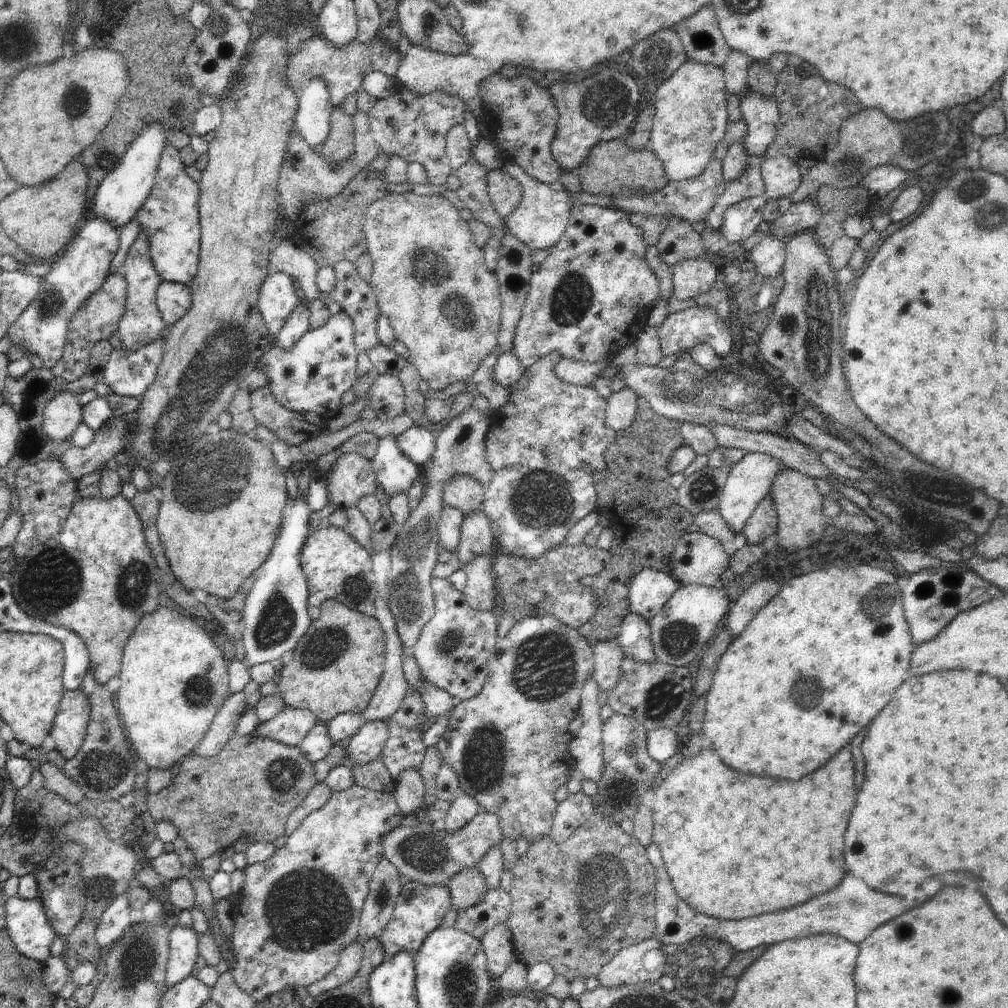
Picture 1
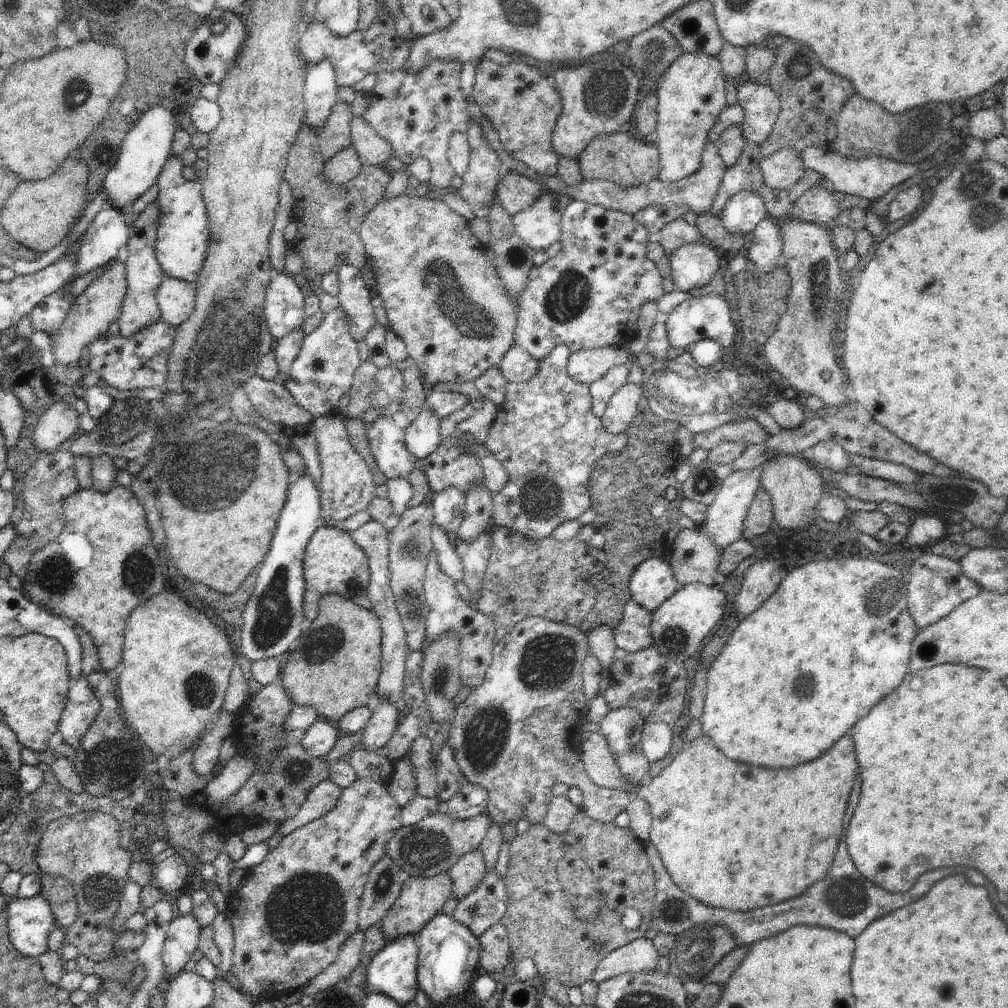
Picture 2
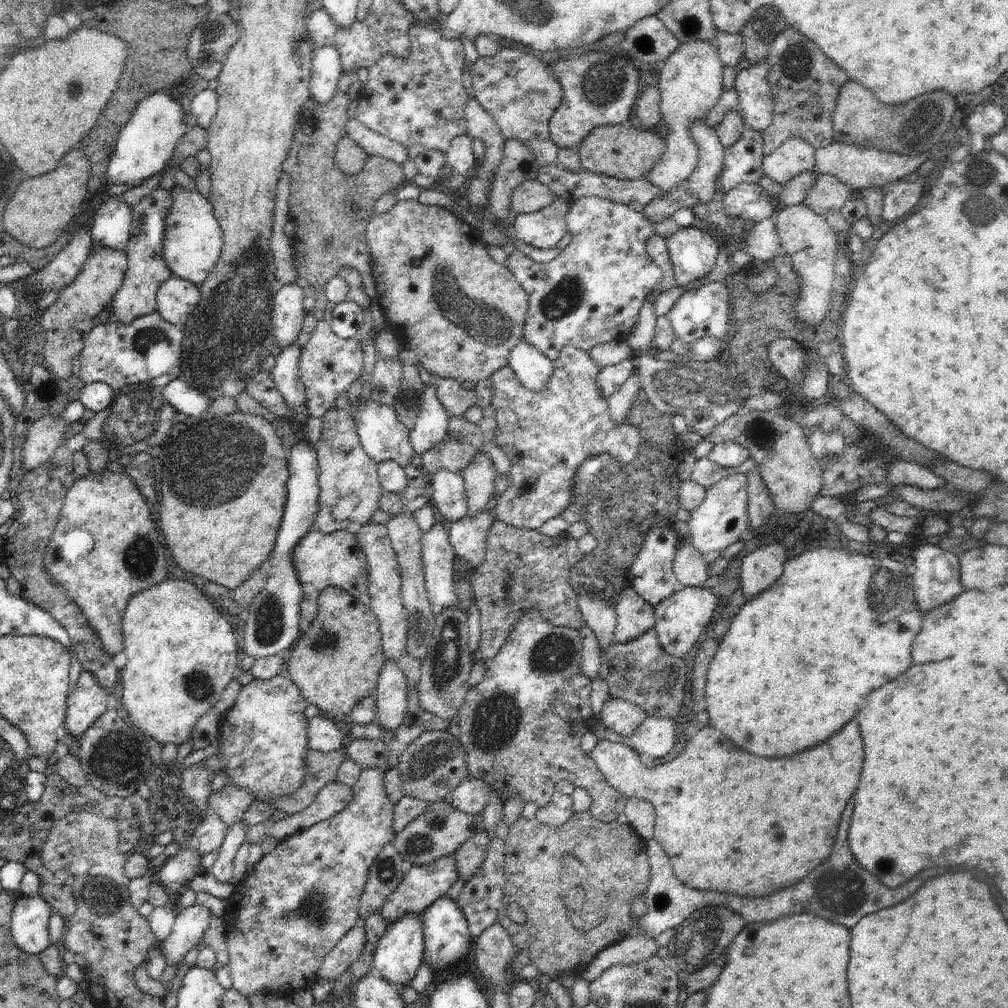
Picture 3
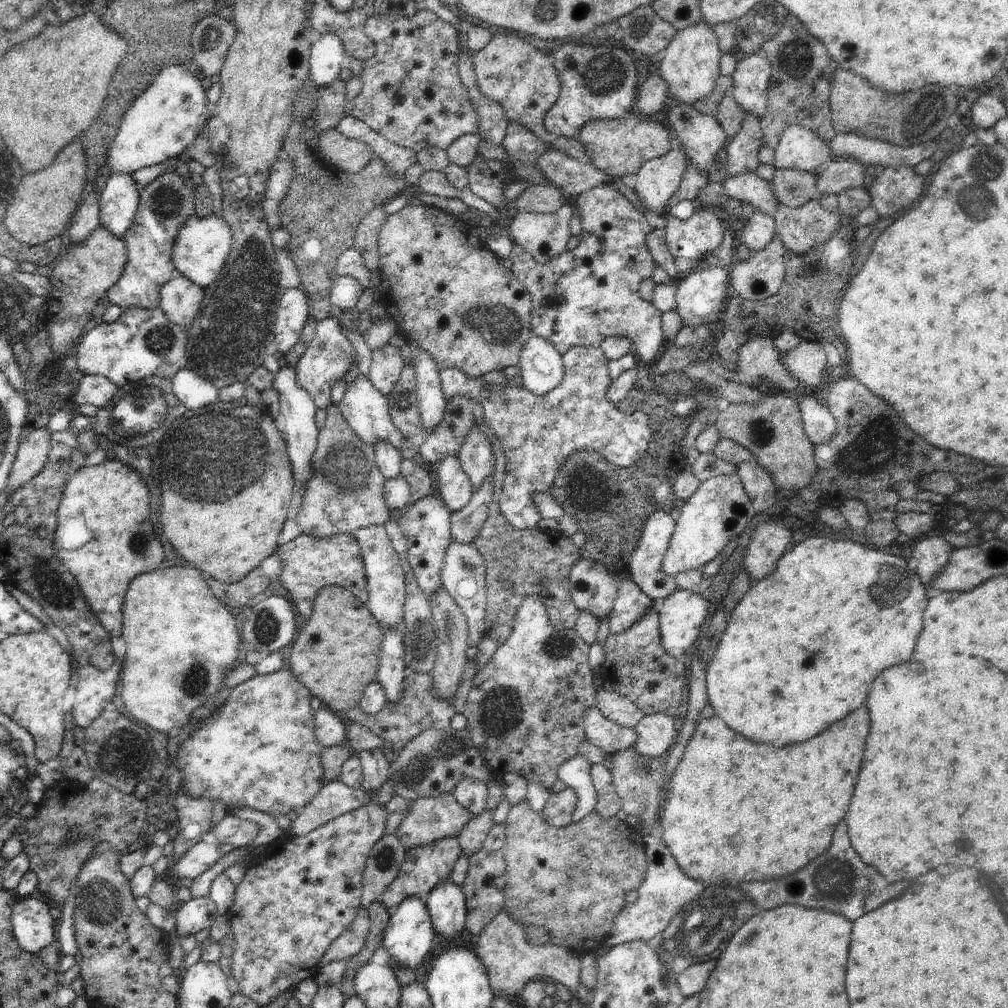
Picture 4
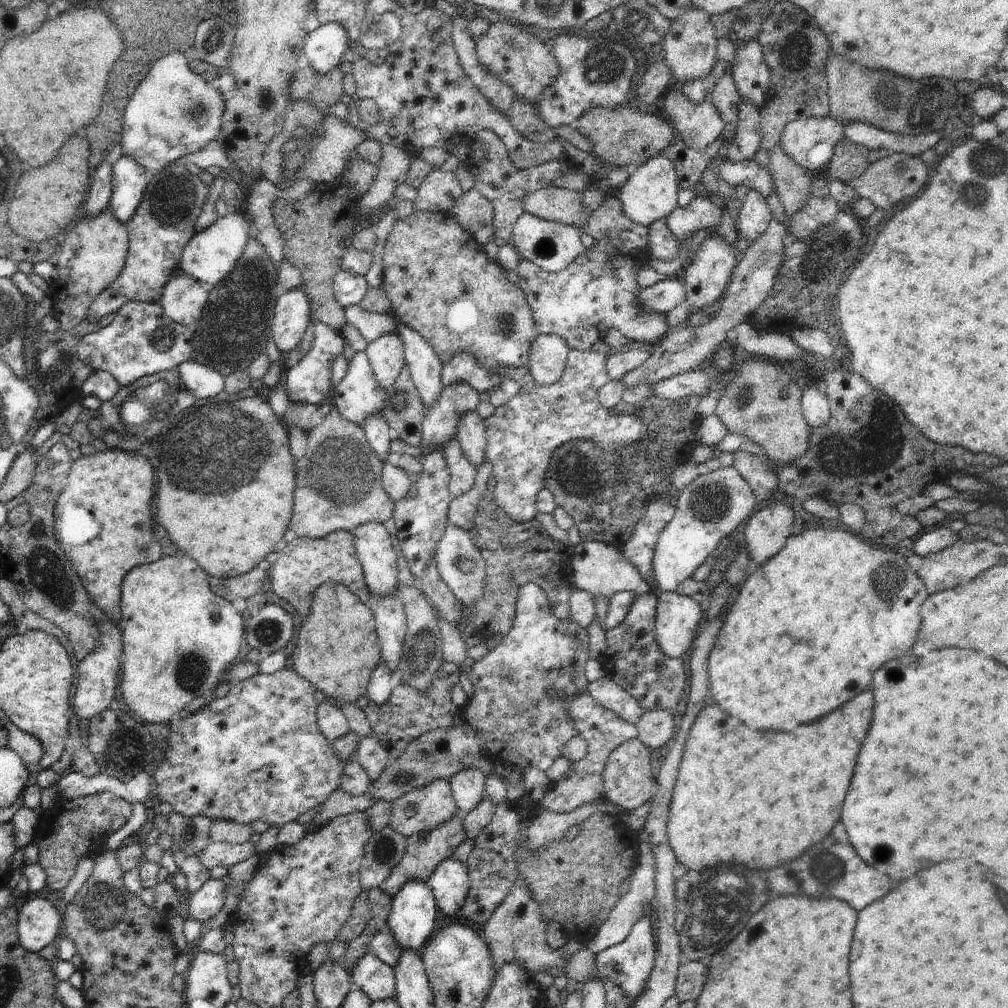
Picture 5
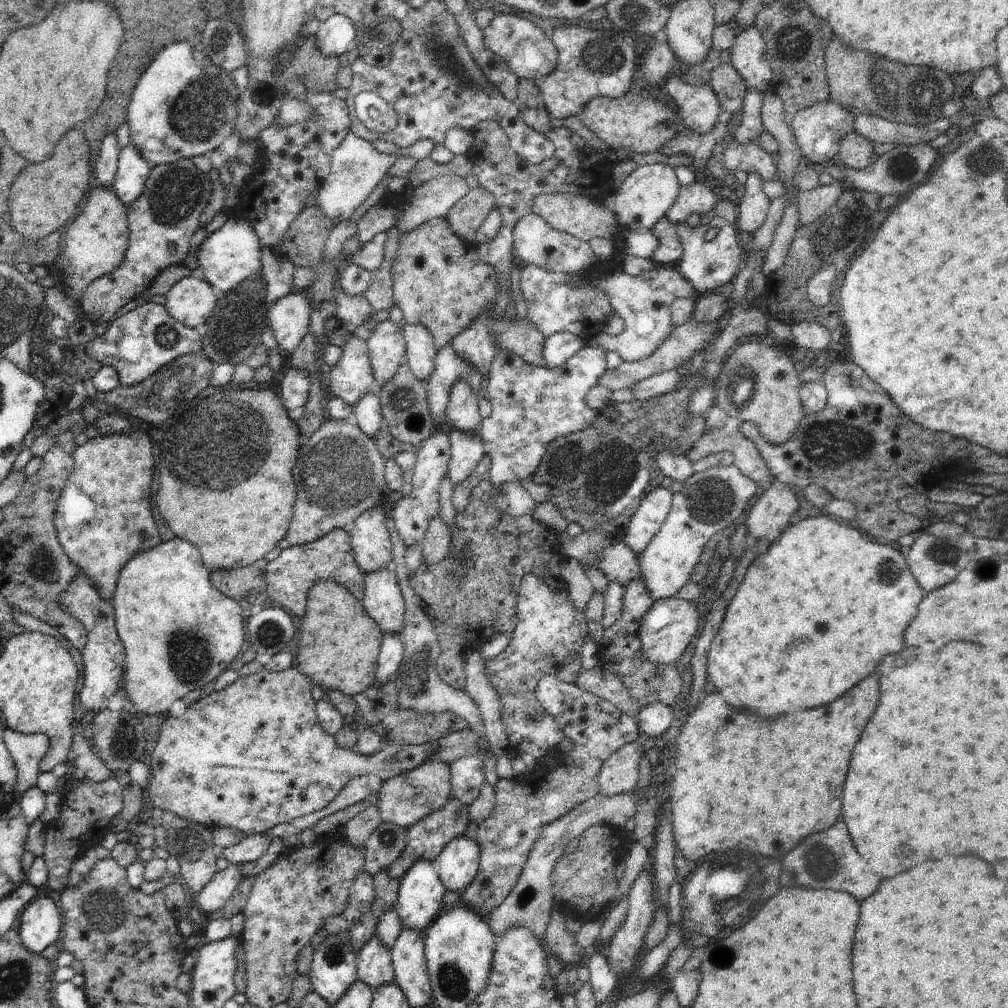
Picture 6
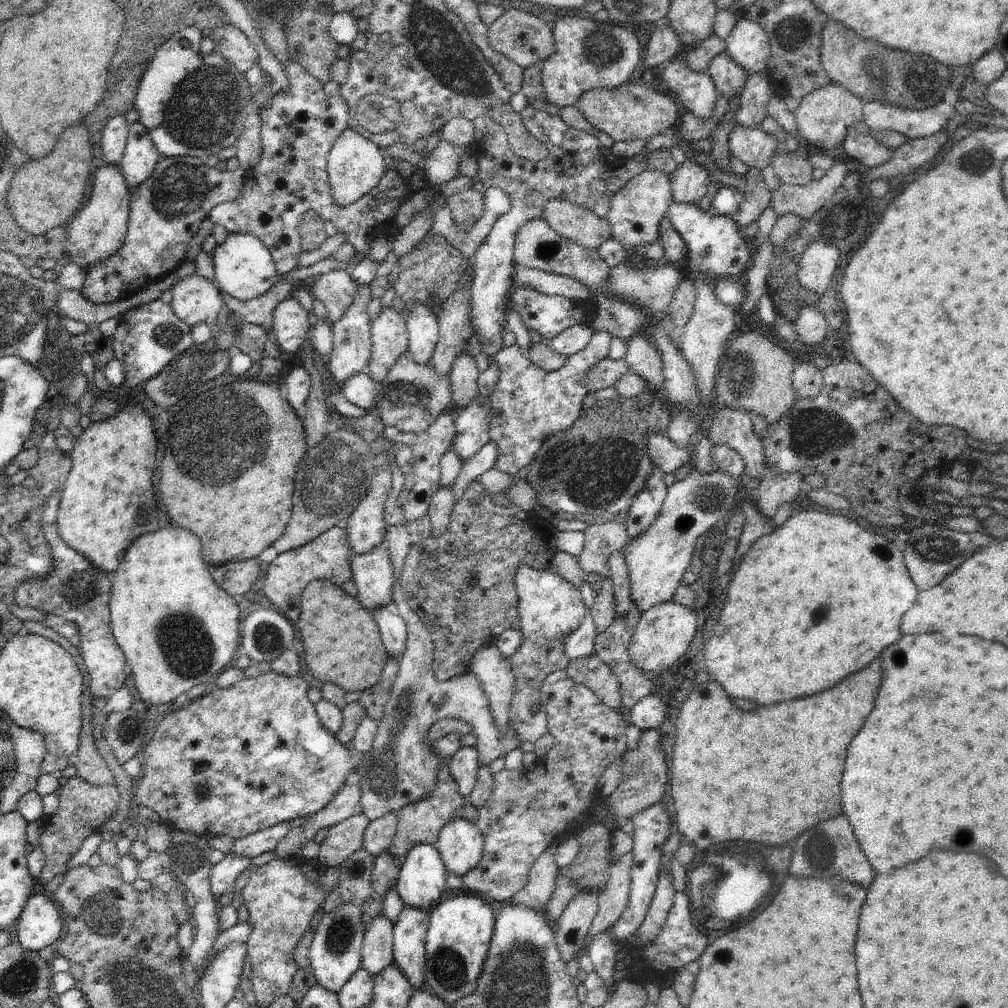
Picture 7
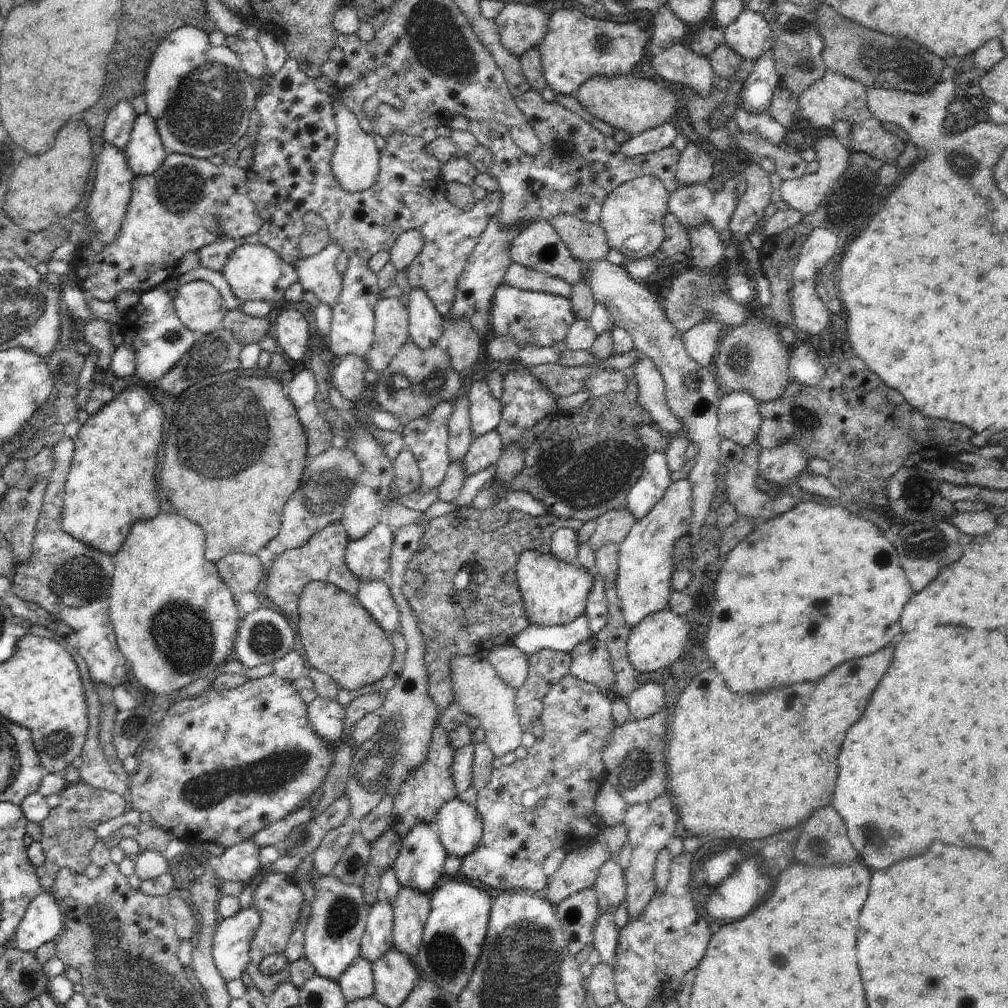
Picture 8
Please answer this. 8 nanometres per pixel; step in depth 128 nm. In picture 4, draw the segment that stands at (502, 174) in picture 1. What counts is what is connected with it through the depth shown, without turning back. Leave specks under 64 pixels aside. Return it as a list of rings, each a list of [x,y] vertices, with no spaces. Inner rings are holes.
[[[538,184],[538,185],[530,185],[518,198],[515,200],[516,208],[518,208],[519,212],[525,213],[550,213],[556,212],[562,204],[566,204],[566,202],[571,202],[573,200],[568,200],[564,194],[562,194],[561,190],[558,190],[555,186],[550,184]]]

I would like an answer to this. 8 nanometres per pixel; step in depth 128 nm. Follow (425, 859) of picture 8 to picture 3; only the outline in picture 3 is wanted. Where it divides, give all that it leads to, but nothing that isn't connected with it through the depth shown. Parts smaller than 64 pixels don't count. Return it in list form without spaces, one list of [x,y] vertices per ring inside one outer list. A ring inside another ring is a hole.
[[[404,914],[398,922],[394,922],[390,930],[386,931],[374,950],[372,972],[378,974],[378,978],[393,984],[398,990],[403,989],[404,986],[410,986],[410,982],[422,963],[425,944],[421,920],[422,917],[416,914]]]

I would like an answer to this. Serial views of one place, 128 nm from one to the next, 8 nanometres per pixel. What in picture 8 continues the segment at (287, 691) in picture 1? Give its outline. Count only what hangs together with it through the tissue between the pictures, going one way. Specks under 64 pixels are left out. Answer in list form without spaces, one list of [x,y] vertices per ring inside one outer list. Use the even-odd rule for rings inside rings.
[[[312,581],[302,590],[298,612],[296,633],[300,634],[308,666],[322,670],[347,691],[373,685],[388,674],[394,646],[356,595],[326,581]]]

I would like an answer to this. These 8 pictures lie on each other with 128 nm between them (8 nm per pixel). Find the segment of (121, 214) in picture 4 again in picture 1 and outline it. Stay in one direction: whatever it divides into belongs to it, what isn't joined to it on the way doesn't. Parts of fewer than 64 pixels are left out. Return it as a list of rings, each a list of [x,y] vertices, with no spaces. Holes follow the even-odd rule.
[[[95,218],[82,223],[77,234],[52,264],[50,272],[42,277],[40,293],[34,296],[20,318],[8,328],[12,346],[22,346],[25,356],[34,354],[42,358],[45,370],[54,368],[63,356],[68,326],[74,314],[106,282],[119,242],[120,230],[108,224],[108,220]]]

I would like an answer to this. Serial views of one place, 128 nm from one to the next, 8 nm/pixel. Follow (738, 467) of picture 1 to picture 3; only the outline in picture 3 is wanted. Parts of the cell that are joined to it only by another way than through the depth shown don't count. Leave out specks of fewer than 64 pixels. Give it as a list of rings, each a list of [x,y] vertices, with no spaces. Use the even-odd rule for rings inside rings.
[[[748,472],[735,475],[726,475],[712,486],[705,490],[705,497],[702,504],[690,513],[688,520],[688,534],[686,540],[700,552],[702,556],[708,552],[722,552],[735,542],[740,540],[740,534],[746,530],[749,524],[747,513],[748,502]]]

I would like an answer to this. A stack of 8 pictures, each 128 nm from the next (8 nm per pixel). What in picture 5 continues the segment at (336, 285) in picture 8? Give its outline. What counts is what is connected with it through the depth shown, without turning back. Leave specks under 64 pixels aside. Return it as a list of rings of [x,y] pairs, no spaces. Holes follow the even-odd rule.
[[[349,306],[345,308],[345,319],[360,331],[368,343],[378,340],[384,334],[396,334],[398,326],[394,324],[394,315],[389,313],[371,313],[362,310],[362,306]]]

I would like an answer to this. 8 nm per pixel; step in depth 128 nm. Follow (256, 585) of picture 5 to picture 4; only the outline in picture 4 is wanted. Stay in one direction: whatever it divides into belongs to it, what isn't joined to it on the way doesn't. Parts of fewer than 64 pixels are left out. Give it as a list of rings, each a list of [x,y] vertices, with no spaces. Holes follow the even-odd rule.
[[[261,567],[255,568],[248,576],[234,584],[226,584],[212,577],[206,579],[212,594],[234,612],[247,607],[248,602],[258,594],[262,594],[271,583]]]

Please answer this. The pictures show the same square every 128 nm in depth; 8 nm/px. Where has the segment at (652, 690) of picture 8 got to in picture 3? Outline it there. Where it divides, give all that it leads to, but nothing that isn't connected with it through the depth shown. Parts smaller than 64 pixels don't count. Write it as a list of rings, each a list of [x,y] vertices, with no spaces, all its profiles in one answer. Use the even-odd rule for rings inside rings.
[[[646,717],[634,734],[622,736],[606,728],[606,740],[623,743],[633,751],[658,760],[672,750],[676,741],[676,723],[669,718]]]

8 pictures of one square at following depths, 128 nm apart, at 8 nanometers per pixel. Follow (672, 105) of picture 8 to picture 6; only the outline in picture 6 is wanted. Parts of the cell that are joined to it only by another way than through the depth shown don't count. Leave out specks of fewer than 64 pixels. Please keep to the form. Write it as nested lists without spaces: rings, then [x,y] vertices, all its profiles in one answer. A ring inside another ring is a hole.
[[[648,89],[628,91],[628,94],[615,99],[596,96],[577,117],[588,130],[594,132],[602,142],[606,142],[608,148],[616,152],[620,148],[626,148],[636,154],[656,152],[670,143],[682,130],[678,113],[664,102],[656,100]]]

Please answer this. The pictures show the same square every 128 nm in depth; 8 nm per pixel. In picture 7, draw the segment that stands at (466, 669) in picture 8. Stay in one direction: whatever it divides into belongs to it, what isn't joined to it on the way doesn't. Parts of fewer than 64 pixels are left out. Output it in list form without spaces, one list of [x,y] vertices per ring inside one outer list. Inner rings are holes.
[[[406,525],[391,526],[386,539],[394,580],[396,580],[392,593],[394,611],[404,619],[407,641],[406,650],[399,660],[399,670],[388,704],[384,707],[384,718],[377,726],[374,746],[370,752],[366,752],[360,758],[360,764],[356,768],[360,776],[360,790],[362,790],[359,804],[362,806],[362,813],[370,821],[386,814],[397,814],[404,806],[412,802],[420,802],[422,798],[434,792],[438,770],[444,762],[441,757],[432,752],[431,744],[426,744],[426,734],[430,726],[434,726],[434,723],[440,719],[454,717],[472,724],[482,766],[490,766],[496,758],[505,757],[514,748],[521,746],[512,728],[500,734],[496,724],[491,722],[494,716],[488,708],[488,698],[480,686],[480,680],[473,676],[472,670],[468,668],[463,675],[455,676],[447,681],[436,680],[431,670],[433,640],[418,614],[410,608],[400,582],[405,558],[412,545]]]

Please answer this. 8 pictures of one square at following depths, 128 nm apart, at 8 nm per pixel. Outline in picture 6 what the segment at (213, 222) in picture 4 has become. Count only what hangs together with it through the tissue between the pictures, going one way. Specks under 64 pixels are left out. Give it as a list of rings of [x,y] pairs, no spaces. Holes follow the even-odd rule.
[[[233,215],[226,220],[223,226],[216,232],[206,236],[196,251],[197,271],[202,280],[214,286],[214,290],[220,292],[232,292],[238,288],[238,282],[258,278],[262,271],[260,262],[260,244],[258,234],[254,226],[243,216]]]

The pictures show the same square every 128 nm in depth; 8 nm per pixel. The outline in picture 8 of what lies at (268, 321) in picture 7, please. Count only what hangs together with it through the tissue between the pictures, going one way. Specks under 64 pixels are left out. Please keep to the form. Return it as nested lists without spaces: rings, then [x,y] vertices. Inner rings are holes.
[[[200,265],[177,279],[176,284],[178,284],[178,287],[196,279],[209,282],[220,291],[228,311],[236,309],[244,312],[244,314],[248,314],[248,316],[272,320],[273,316],[279,311],[280,304],[284,301],[284,299],[281,302],[246,301],[240,306],[240,301],[232,294],[230,285],[226,282],[224,275],[216,272],[216,270],[210,270],[210,268],[204,268],[204,266]]]

